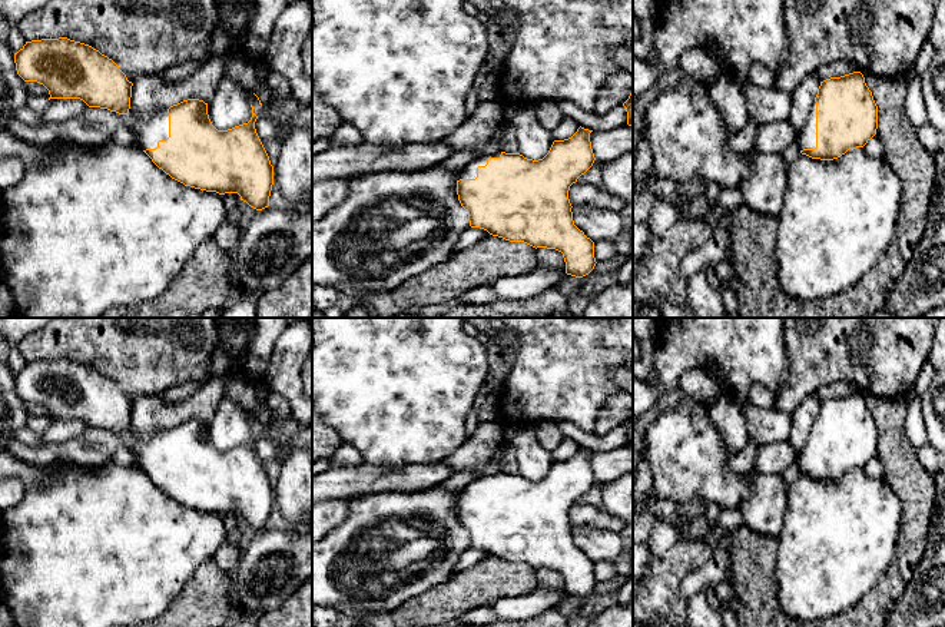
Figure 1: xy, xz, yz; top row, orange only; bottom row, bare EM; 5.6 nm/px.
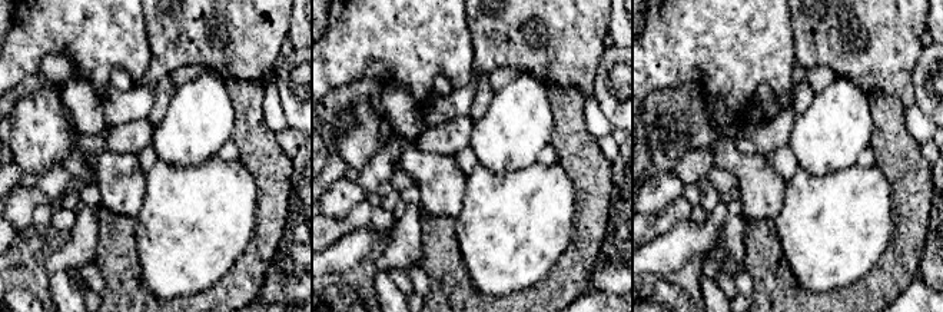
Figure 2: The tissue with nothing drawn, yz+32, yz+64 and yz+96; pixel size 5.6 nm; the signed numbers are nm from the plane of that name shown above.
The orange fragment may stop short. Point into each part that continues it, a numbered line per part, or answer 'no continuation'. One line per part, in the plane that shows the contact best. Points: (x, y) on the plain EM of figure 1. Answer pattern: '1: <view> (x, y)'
1: yz (806, 457)

